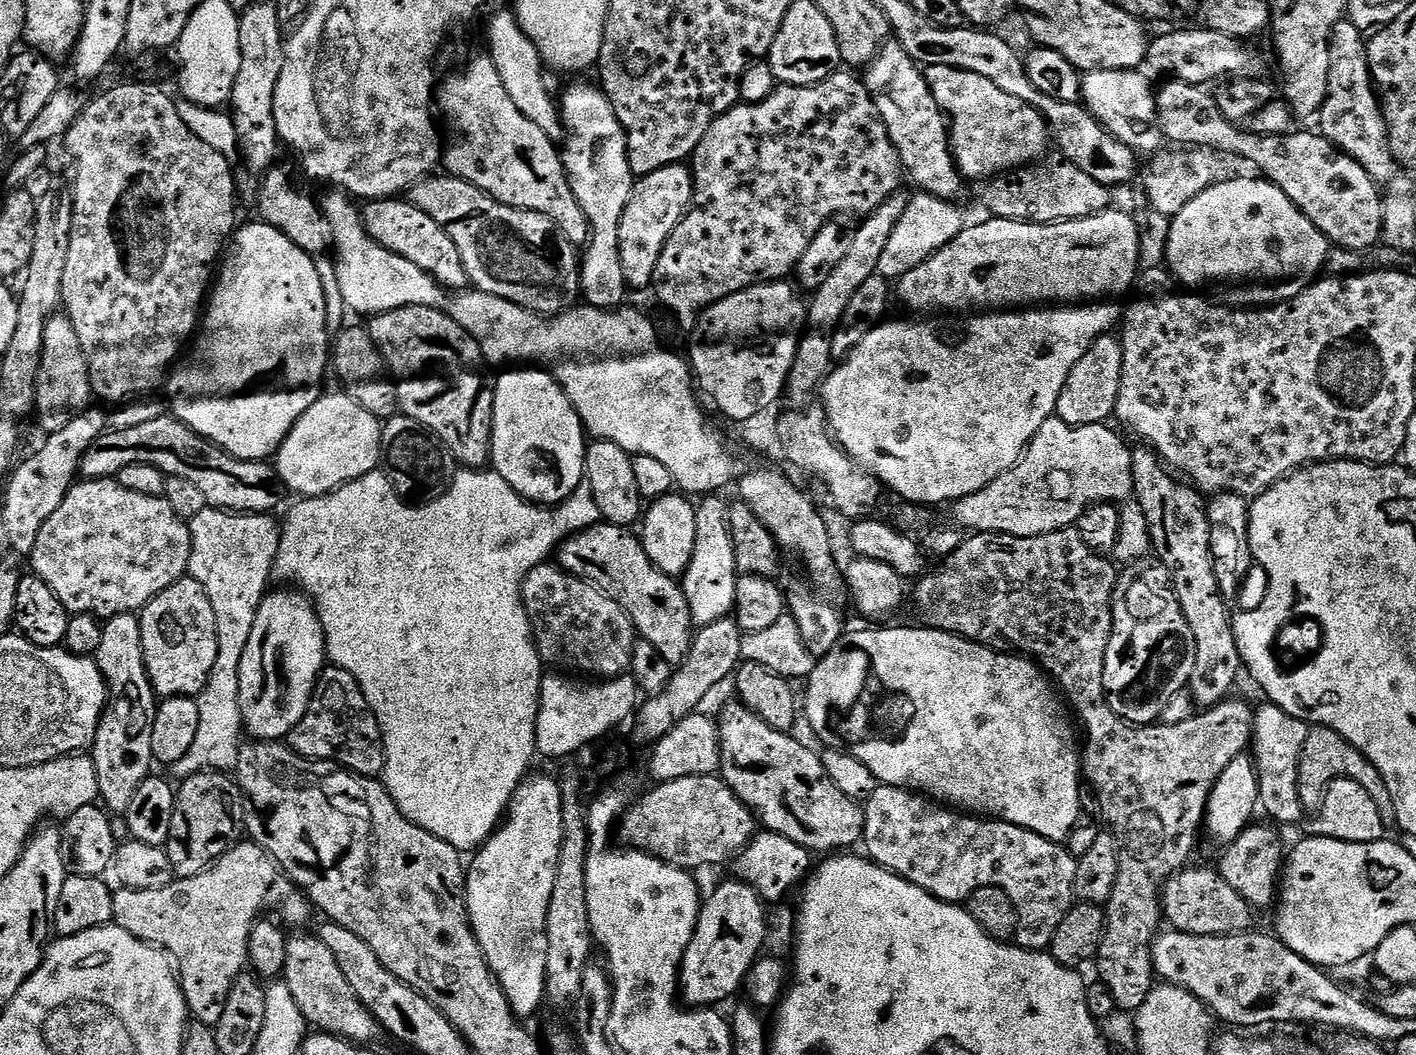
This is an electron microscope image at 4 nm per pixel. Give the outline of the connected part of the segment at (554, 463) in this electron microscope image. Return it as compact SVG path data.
M516 366L511 370L504 370L501 376L495 377L495 388L493 390L493 422L492 422L492 448L491 448L491 467L502 478L506 478L506 482L510 482L512 489L525 500L539 504L541 506L555 506L569 500L579 484L585 483L586 473L584 471L584 458L586 455L586 433L584 424L578 418L578 414L574 410L574 406L570 402L570 398L560 388L560 383L552 377L552 373L547 370L541 370L536 366Z

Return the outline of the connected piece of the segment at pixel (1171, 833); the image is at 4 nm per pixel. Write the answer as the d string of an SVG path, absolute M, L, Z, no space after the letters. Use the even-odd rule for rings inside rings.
M1075 527L1059 528L1057 532L1050 534L1038 534L1030 538L1018 538L1017 536L1003 536L997 532L978 532L964 538L961 544L953 553L943 557L941 566L937 572L929 571L919 577L916 584L916 608L920 611L920 616L925 625L929 628L941 628L943 632L954 632L958 636L964 636L967 640L972 640L975 644L984 644L987 648L995 648L998 652L1011 652L1021 656L1027 656L1030 660L1035 660L1045 673L1054 681L1055 687L1062 693L1063 699L1072 703L1072 708L1076 711L1076 716L1080 719L1080 724L1084 727L1084 744L1082 740L1082 776L1090 787L1096 791L1096 800L1100 803L1100 812L1104 815L1107 827L1112 836L1115 837L1119 845L1120 869L1117 872L1117 881L1114 882L1113 893L1110 894L1106 903L1106 931L1104 940L1100 944L1098 961L1100 960L1100 974L1098 980L1109 988L1113 996L1115 1007L1120 1012L1135 1014L1146 1002L1148 995L1152 993L1154 987L1154 969L1152 966L1152 941L1156 939L1162 928L1162 889L1165 880L1172 876L1189 863L1188 851L1196 844L1196 831L1201 831L1204 823L1204 811L1208 805L1210 794L1222 774L1222 770L1233 761L1234 758L1243 755L1252 738L1252 724L1255 716L1252 706L1248 706L1242 700L1232 700L1226 698L1209 709L1197 713L1186 722L1166 724L1163 722L1153 722L1147 726L1140 727L1129 724L1108 704L1108 699L1104 693L1104 651L1110 642L1112 633L1112 591L1116 588L1117 569L1112 569L1113 561L1106 560L1101 553L1091 549L1086 542L1080 540L1080 536ZM1116 727L1124 727L1124 740L1128 744L1120 744L1116 737Z

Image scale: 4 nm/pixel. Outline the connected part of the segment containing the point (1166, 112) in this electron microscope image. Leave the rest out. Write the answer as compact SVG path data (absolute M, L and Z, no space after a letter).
M1169 79L1161 88L1159 86L1155 93L1156 120L1154 123L1158 132L1161 132L1172 144L1198 144L1202 148L1213 148L1216 152L1229 152L1232 156L1241 156L1242 159L1249 160L1257 168L1255 171L1263 179L1278 186L1278 190L1282 190L1282 194L1286 194L1286 198L1290 198L1290 202L1294 202L1294 206L1298 206L1298 210L1306 214L1310 222L1314 222L1318 231L1328 239L1329 245L1337 249L1362 252L1375 249L1381 243L1382 210L1384 209L1382 192L1370 174L1354 158L1348 157L1346 153L1334 147L1316 130L1312 132L1293 130L1287 136L1261 136L1255 130L1243 132L1245 130L1243 127L1230 123L1226 114L1218 110L1215 95L1208 91L1207 87L1191 84L1185 80Z

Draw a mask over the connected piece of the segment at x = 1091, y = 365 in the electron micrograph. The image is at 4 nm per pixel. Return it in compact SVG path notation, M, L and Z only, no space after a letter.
M1115 335L1099 336L1074 362L1074 370L1066 378L1066 386L1062 386L1062 394L1058 394L1055 415L1070 426L1090 426L1103 424L1113 419L1118 390L1122 378L1122 346Z

